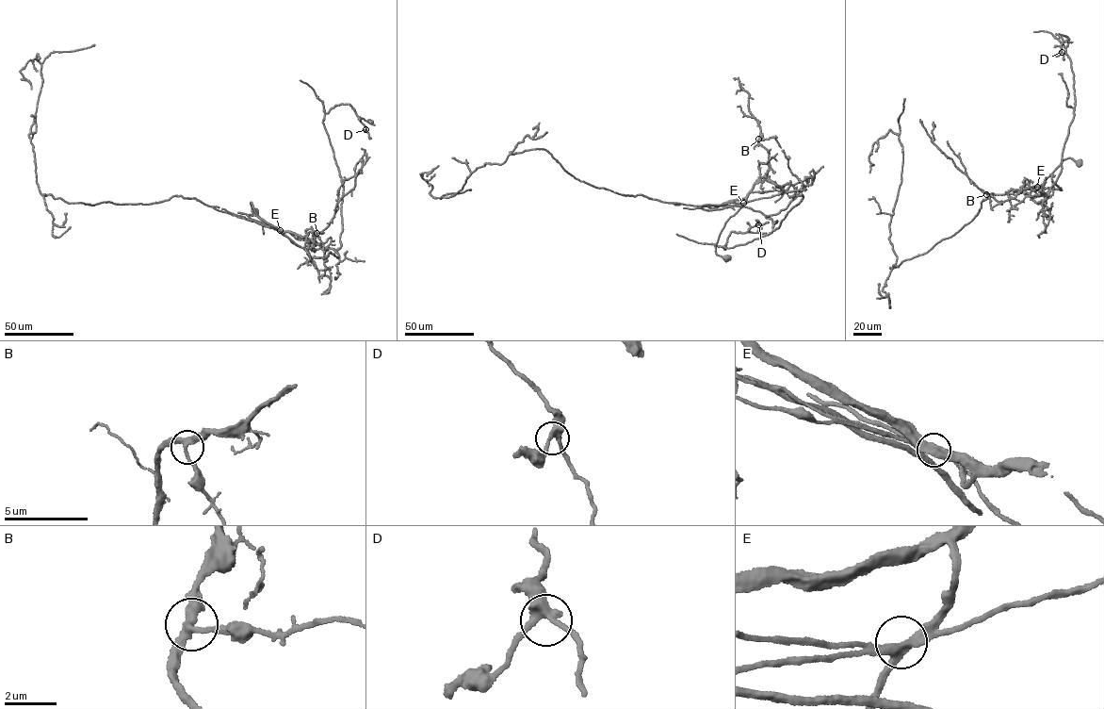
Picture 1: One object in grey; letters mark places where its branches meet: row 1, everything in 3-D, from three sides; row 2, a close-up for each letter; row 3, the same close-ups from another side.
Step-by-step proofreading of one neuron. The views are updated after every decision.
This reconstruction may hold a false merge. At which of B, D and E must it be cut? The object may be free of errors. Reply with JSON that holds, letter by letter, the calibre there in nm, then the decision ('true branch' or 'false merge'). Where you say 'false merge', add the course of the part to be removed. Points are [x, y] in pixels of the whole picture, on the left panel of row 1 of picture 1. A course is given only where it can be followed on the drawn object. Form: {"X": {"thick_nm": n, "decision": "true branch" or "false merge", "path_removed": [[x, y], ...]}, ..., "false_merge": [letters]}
{"B": {"thick_nm": 280, "decision": "true branch"}, "D": {"thick_nm": 320, "decision": "true branch"}, "E": {"thick_nm": 300, "decision": "true branch"}, "false_merge": []}

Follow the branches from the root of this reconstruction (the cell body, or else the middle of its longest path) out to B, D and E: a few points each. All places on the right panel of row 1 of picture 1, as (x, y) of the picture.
B: (1079, 163), (1071, 157), (1064, 158), (1035, 189), (1025, 189), (1010, 199), (998, 202), (986, 194)
D: (1079, 163), (1064, 158), (1039, 186), (1062, 189), (1054, 185), (1075, 99), (1068, 40), (1056, 34), (1062, 52)
E: (1079, 163), (1071, 157), (1064, 158), (1037, 187)

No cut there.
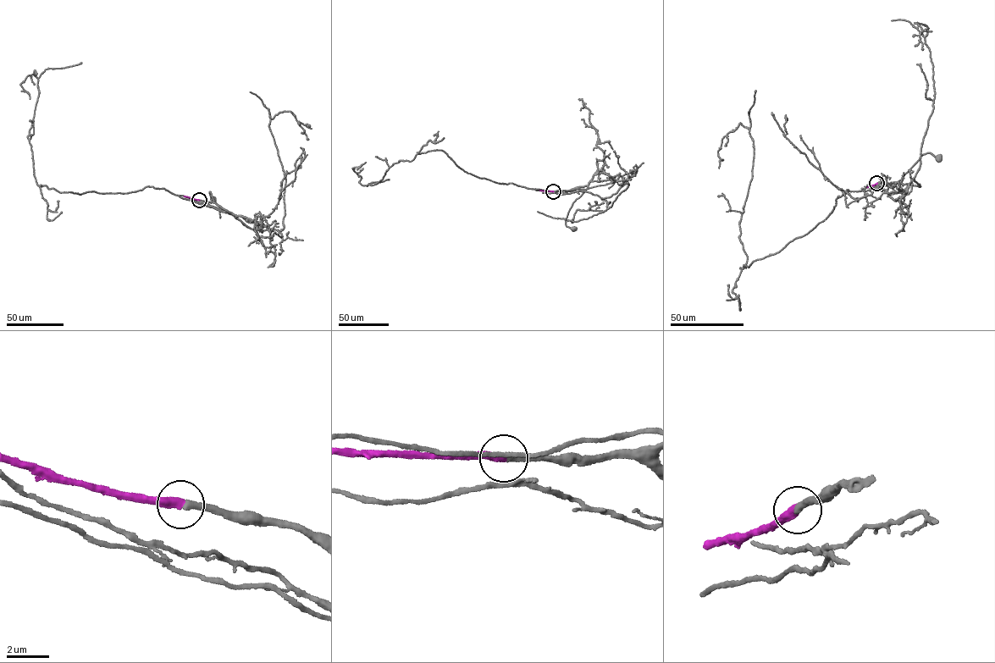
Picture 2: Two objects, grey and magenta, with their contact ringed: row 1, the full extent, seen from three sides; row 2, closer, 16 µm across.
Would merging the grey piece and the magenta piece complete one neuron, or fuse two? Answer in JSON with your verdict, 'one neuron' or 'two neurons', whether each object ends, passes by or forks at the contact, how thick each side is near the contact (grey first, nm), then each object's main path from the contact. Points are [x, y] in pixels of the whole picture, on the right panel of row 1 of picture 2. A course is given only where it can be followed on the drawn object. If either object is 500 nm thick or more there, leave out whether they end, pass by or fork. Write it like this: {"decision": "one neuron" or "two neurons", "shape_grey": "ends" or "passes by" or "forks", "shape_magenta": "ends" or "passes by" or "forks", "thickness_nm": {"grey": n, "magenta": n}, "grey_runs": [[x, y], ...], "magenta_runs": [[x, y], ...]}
{"decision": "one neuron", "shape_grey": "ends", "shape_magenta": "ends", "thickness_nm": {"grey": 340, "magenta": 420}, "grey_runs": [[876, 183], [895, 183], [900, 180], [923, 154], [930, 152], [938, 157]], "magenta_runs": [[876, 183], [866, 187]]}

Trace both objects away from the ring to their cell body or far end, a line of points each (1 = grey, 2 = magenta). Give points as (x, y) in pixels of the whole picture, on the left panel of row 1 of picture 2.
1: (199, 200), (231, 213), (218, 205), (209, 191), (213, 199)
2: (199, 200), (184, 196)

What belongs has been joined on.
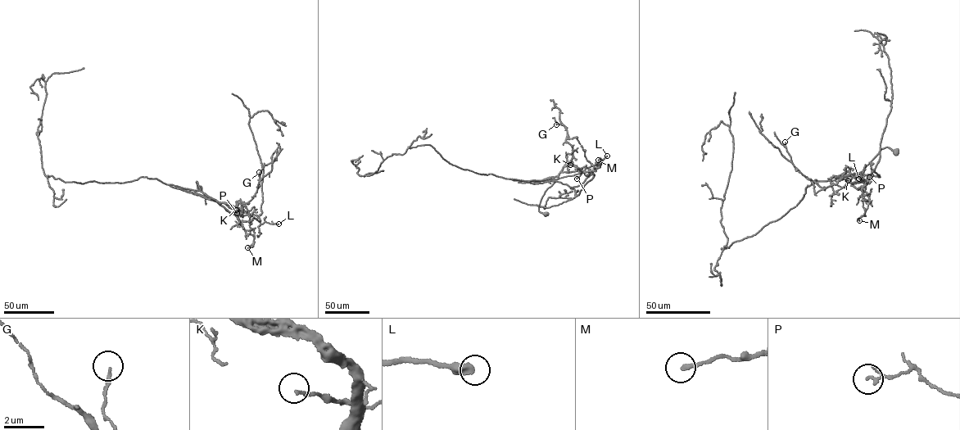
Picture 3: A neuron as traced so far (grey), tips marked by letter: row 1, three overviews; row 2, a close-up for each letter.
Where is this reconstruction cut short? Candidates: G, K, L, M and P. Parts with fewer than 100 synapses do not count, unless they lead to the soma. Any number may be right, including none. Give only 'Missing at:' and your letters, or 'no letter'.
Missing at: no letter

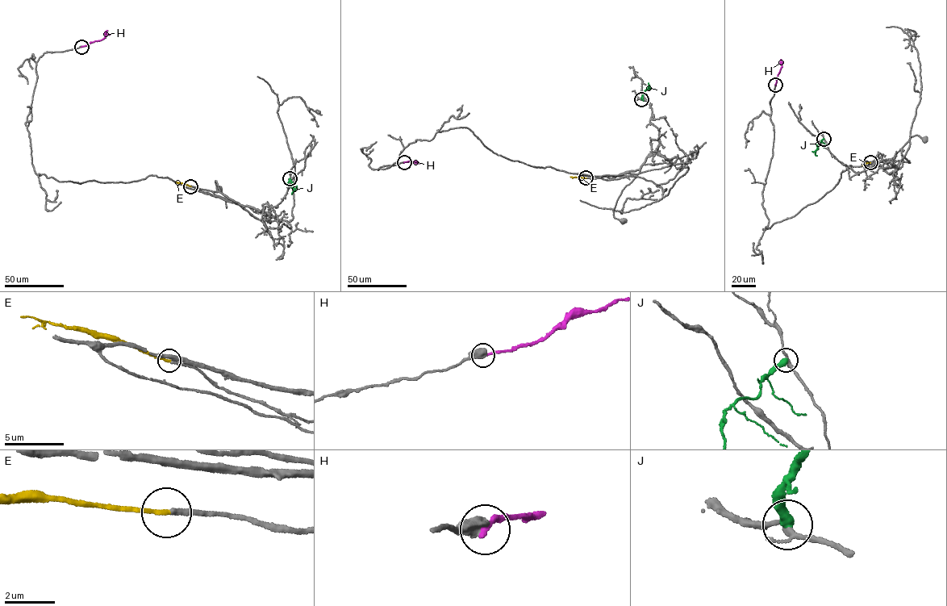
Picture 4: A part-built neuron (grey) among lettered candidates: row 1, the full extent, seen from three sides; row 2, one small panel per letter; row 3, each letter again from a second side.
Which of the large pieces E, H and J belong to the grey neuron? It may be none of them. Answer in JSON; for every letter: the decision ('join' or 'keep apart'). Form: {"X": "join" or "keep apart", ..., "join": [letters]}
{"E": "join", "H": "keep apart", "J": "keep apart", "join": ["E"]}

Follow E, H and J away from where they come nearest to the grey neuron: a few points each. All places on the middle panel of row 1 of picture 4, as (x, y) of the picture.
E: (586, 178), (570, 177)
H: (404, 162), (416, 163)
J: (641, 99), (644, 91), (650, 87)

